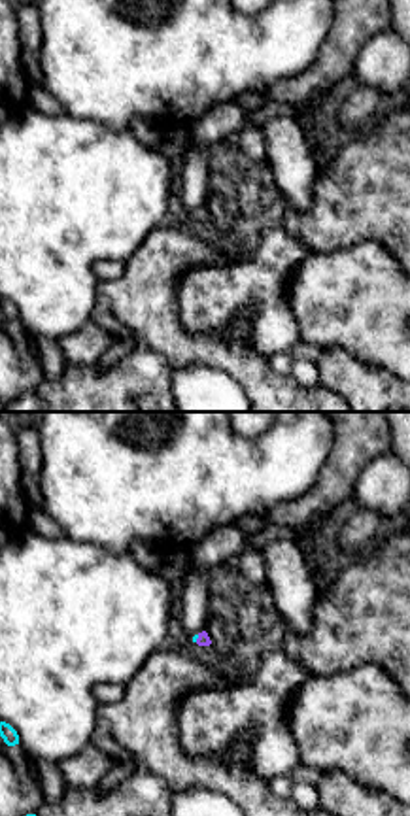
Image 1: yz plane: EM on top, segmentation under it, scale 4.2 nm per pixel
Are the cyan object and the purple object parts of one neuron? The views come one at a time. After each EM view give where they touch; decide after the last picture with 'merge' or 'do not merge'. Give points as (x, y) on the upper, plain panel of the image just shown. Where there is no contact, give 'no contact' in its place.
(197, 214)

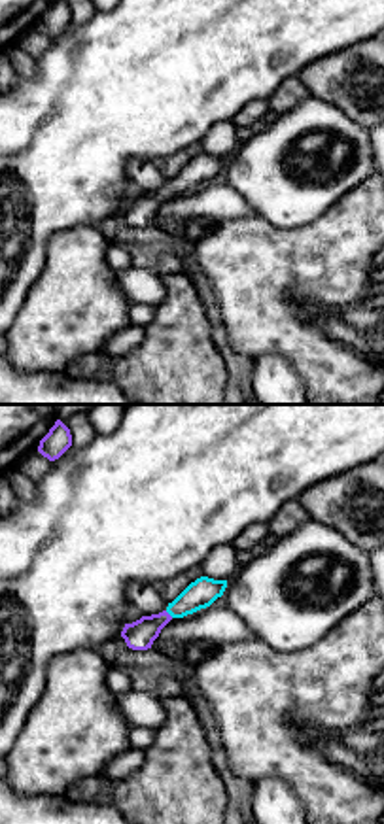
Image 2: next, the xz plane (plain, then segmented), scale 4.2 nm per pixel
(169, 189)

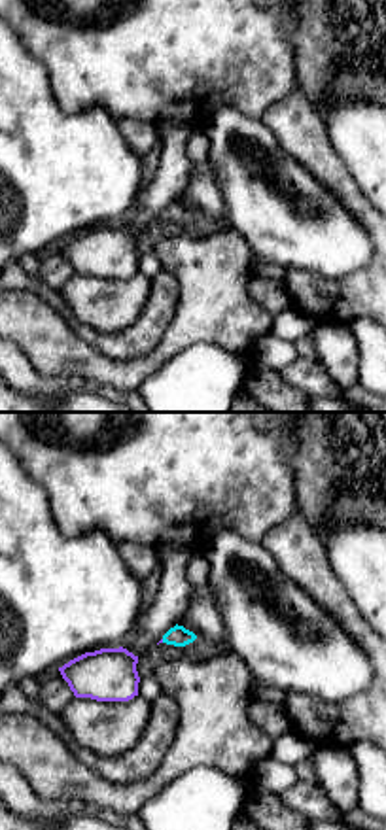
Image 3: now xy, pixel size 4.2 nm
no contact

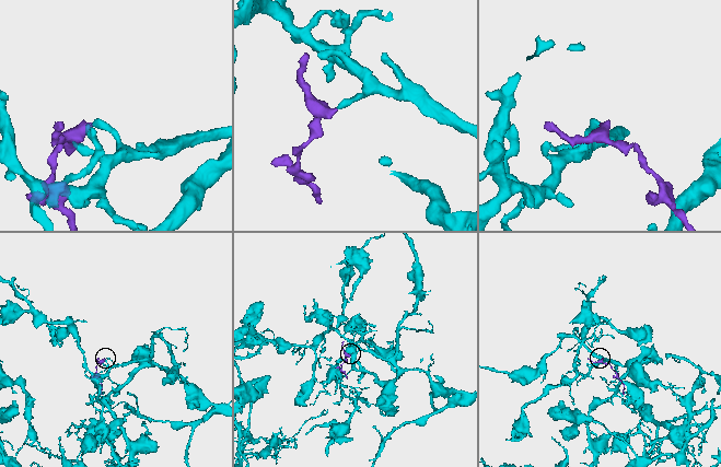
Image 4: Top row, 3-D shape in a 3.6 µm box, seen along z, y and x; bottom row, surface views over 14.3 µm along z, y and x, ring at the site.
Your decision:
merge

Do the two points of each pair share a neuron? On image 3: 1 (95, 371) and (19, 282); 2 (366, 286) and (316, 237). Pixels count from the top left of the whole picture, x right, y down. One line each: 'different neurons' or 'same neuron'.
1: different neurons
2: different neurons

